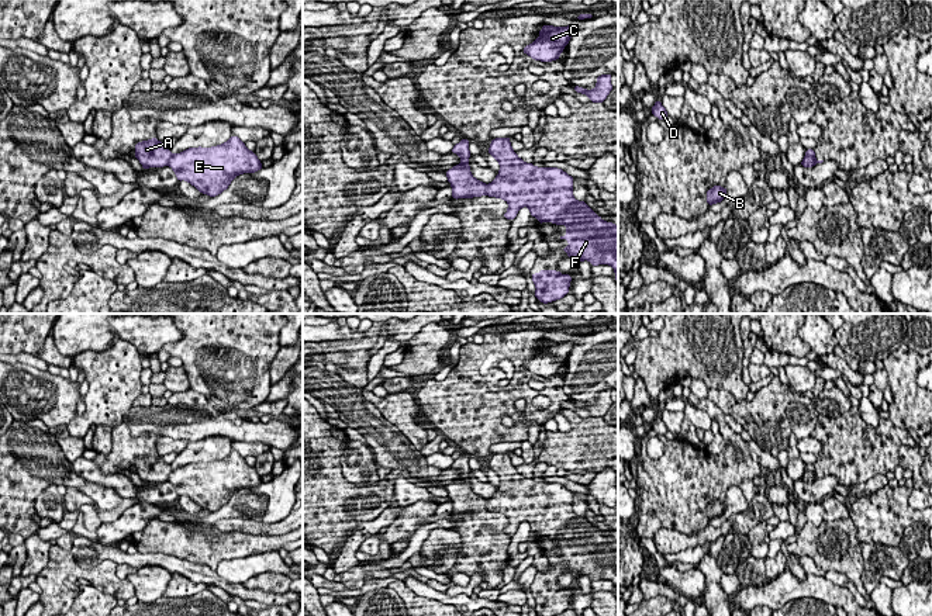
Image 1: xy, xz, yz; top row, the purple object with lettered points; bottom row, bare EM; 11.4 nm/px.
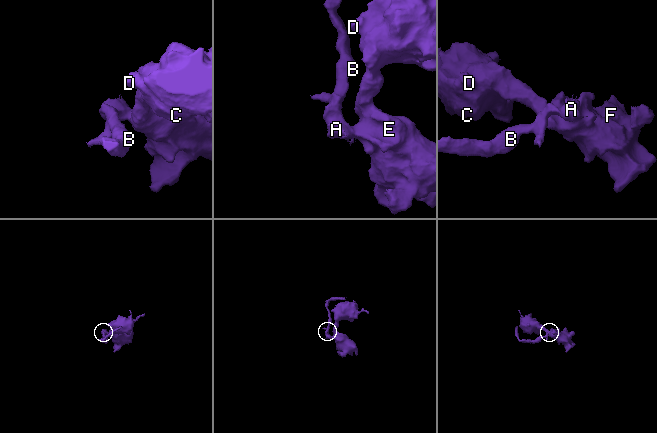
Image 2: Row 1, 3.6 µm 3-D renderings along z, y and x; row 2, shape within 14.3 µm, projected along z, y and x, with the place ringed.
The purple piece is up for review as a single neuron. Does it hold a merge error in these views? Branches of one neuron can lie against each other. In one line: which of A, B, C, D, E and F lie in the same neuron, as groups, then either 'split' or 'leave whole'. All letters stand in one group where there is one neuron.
A B / C D E F | split

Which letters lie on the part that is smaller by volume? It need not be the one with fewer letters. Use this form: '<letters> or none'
A, B

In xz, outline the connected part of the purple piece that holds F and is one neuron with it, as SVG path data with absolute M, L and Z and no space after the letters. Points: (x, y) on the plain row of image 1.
M510 451L491 454L489 468L500 478L497 492L486 499L486 509L508 518L504 529L505 534L514 534L522 522L528 522L531 532L542 537L566 540L567 546L560 554L566 554L569 561L562 564L574 578L588 575L591 581L610 579L615 586L618 598L618 541L605 537L584 516L573 512L573 492L558 482L536 482L525 478L511 463Z

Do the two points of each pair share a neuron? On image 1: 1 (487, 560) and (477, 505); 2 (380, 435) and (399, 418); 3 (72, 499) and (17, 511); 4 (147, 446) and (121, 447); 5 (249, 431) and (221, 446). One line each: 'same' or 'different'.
1: same
2: different
3: different
4: same
5: different

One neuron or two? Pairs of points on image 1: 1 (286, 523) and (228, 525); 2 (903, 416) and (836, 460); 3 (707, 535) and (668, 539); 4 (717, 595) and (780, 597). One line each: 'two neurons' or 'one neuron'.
1: one neuron
2: two neurons
3: one neuron
4: two neurons

